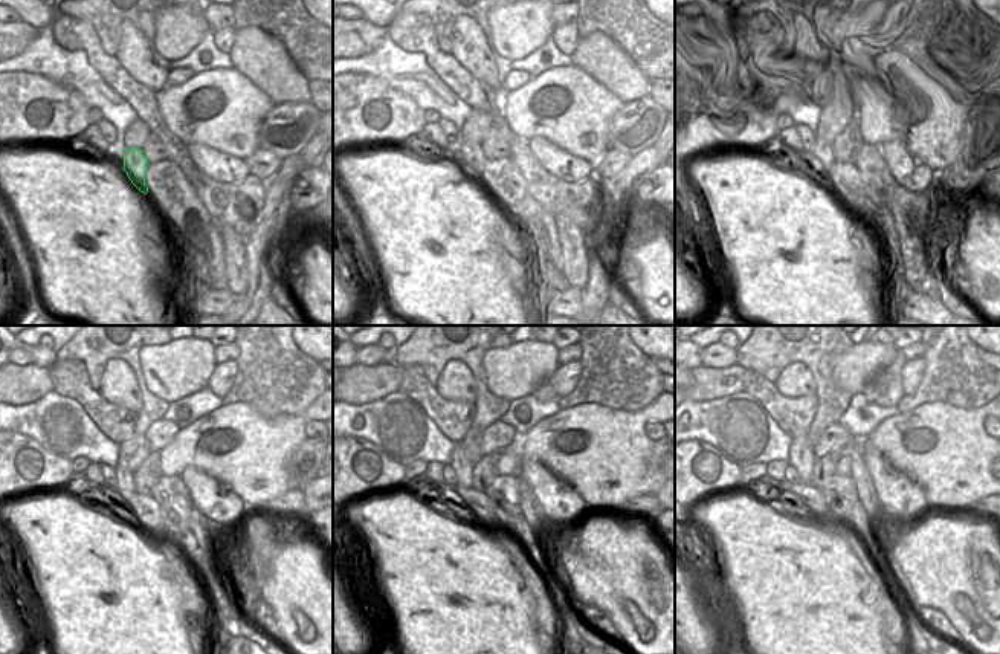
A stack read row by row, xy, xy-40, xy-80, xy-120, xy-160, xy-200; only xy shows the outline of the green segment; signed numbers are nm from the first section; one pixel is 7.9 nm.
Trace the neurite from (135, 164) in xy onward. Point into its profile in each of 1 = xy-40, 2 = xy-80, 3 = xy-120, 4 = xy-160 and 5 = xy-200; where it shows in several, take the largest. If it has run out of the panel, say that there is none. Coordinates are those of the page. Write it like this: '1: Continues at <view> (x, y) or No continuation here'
1: Continues at xy-40 (472, 158)
2: Continues at xy-80 (817, 155)
3: Continues at xy-120 (125, 488)
4: Continues at xy-160 (460, 463)
5: Continues at xy-200 (802, 457).

